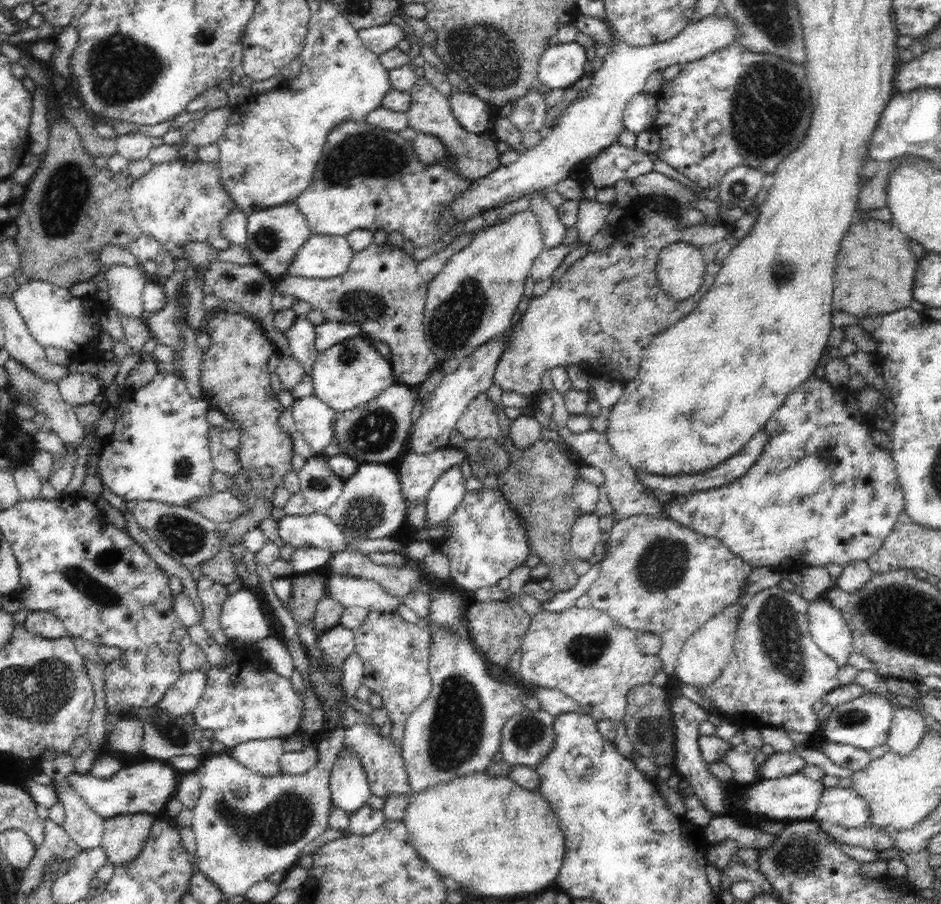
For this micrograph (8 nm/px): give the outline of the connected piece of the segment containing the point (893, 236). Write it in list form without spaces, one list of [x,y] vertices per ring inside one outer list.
[[[869,219],[852,224],[842,240],[836,260],[834,310],[864,318],[906,308],[913,299],[916,256],[910,250],[906,233],[896,223]]]

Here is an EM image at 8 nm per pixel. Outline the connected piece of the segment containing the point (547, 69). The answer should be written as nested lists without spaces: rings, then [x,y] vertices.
[[[576,41],[549,46],[540,57],[538,79],[548,89],[568,89],[587,76],[584,65],[587,54]]]

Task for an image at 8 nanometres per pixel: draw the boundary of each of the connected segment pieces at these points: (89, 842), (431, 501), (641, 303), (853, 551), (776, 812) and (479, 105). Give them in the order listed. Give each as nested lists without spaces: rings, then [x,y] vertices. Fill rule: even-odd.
[[[73,789],[59,790],[59,800],[65,808],[65,819],[61,824],[70,839],[81,850],[98,847],[104,834],[104,818],[100,818]]]
[[[460,464],[446,470],[427,494],[425,528],[442,526],[464,498],[466,479]]]
[[[643,195],[638,196],[632,204],[630,204],[625,209],[625,214],[621,219],[620,224],[616,229],[616,238],[612,243],[610,248],[606,248],[603,251],[596,251],[595,253],[589,252],[584,257],[578,259],[562,276],[560,276],[560,280],[558,282],[554,282],[553,285],[546,290],[546,292],[539,297],[533,296],[531,298],[530,304],[524,314],[521,316],[521,319],[511,328],[511,333],[509,334],[509,341],[507,342],[506,350],[502,352],[502,356],[498,359],[496,370],[494,374],[491,376],[491,384],[496,384],[496,386],[500,386],[500,388],[512,392],[517,392],[518,394],[523,394],[524,396],[528,396],[528,394],[535,394],[537,391],[540,391],[542,379],[540,376],[544,374],[544,371],[550,370],[551,368],[557,366],[566,366],[568,364],[578,364],[581,369],[583,369],[589,376],[597,376],[597,377],[609,377],[613,380],[620,381],[625,384],[634,380],[636,375],[638,374],[638,369],[641,363],[641,358],[643,357],[643,353],[645,349],[649,346],[652,339],[662,332],[662,330],[666,330],[666,328],[670,328],[674,322],[678,322],[681,318],[684,318],[687,314],[690,314],[690,311],[698,304],[698,301],[701,300],[702,295],[705,295],[710,287],[713,285],[714,279],[718,274],[718,271],[722,268],[726,257],[729,255],[729,252],[739,243],[739,240],[732,236],[732,231],[730,231],[731,226],[728,225],[720,225],[717,220],[713,222],[703,221],[698,225],[692,225],[690,227],[680,227],[679,220],[682,214],[682,211],[679,210],[679,207],[676,207],[676,202],[660,202],[657,199],[646,197]],[[675,242],[687,242],[693,244],[698,247],[700,251],[702,251],[703,261],[705,264],[705,275],[702,281],[702,284],[699,286],[699,289],[696,291],[694,296],[687,298],[686,300],[674,300],[670,298],[660,286],[658,286],[658,282],[655,279],[656,272],[656,263],[659,252],[670,243]]]
[[[810,376],[806,382],[802,382],[794,392],[790,392],[784,400],[784,404],[772,414],[764,429],[768,431],[768,444],[764,446],[760,458],[748,468],[748,472],[736,480],[732,480],[726,486],[710,488],[694,494],[677,495],[670,502],[662,502],[666,505],[666,518],[670,518],[679,525],[685,526],[694,532],[704,536],[718,538],[727,546],[733,554],[739,555],[748,565],[753,567],[768,567],[781,573],[792,572],[796,564],[804,563],[810,566],[826,567],[828,564],[840,564],[842,566],[852,562],[866,561],[878,553],[884,539],[894,528],[898,516],[905,509],[903,490],[899,484],[896,465],[889,448],[879,446],[870,435],[870,426],[862,420],[864,413],[857,407],[856,392],[847,387],[834,387],[827,379]]]
[[[802,771],[775,779],[760,779],[751,785],[742,786],[738,792],[736,806],[745,814],[758,814],[767,820],[788,822],[796,819],[812,818],[821,801],[821,794],[825,788],[838,786],[840,779],[837,776],[826,775],[822,780],[810,780]]]
[[[452,90],[449,97],[451,112],[466,133],[474,135],[489,134],[492,129],[492,110],[490,104],[475,93],[462,93]]]

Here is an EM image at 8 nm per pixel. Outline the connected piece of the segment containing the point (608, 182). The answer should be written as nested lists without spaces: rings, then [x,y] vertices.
[[[613,143],[590,161],[587,167],[591,183],[598,188],[614,186],[618,180],[632,181],[654,170],[650,156],[638,149]]]

